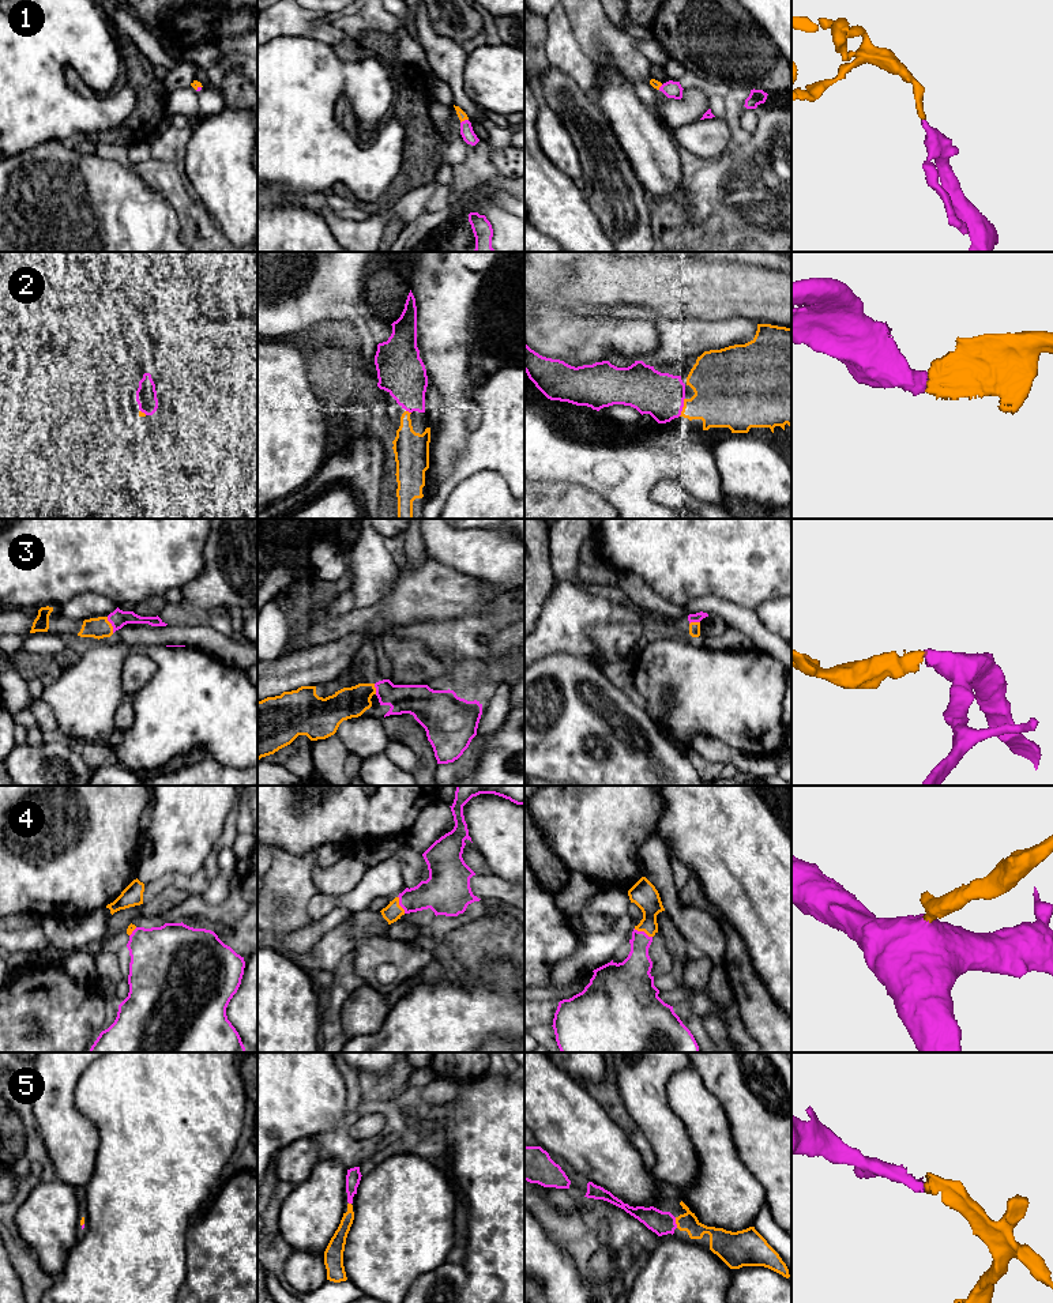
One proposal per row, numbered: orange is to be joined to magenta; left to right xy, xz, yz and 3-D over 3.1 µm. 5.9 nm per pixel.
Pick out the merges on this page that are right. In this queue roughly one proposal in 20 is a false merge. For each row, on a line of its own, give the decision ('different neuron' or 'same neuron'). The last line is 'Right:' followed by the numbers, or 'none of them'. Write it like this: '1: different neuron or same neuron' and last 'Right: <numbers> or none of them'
1: same neuron
2: same neuron
3: same neuron
4: same neuron
5: same neuron
Right: 1, 2, 3, 4, 5

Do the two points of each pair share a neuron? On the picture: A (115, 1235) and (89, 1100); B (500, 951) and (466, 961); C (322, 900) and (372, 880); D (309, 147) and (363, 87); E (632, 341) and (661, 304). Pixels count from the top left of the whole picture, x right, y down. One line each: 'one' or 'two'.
A: one
B: one
C: one
D: one
E: two

